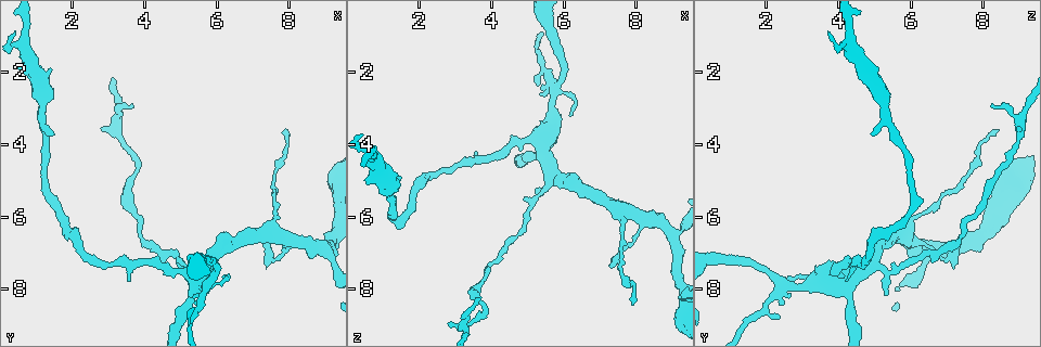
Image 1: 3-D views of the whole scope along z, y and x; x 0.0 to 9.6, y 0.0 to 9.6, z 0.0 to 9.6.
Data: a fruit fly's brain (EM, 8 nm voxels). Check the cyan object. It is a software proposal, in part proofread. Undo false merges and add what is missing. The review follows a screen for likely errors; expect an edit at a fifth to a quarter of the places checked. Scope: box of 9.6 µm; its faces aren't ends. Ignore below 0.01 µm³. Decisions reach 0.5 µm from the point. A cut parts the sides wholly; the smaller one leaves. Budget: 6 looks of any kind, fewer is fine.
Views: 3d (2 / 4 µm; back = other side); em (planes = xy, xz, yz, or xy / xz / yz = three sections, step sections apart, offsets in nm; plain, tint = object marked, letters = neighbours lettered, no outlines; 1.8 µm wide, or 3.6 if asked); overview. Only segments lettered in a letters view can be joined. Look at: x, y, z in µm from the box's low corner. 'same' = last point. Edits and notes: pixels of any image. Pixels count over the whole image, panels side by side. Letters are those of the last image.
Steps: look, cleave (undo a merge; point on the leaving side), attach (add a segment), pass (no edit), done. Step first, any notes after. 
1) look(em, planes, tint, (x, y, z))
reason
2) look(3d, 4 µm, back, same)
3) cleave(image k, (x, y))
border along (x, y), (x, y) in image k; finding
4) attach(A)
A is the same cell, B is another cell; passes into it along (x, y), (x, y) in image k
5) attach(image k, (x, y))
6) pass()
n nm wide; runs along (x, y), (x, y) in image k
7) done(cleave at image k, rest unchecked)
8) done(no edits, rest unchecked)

look(3d, 2 µm, (5.75, 7.85, 2.55))
arms part here

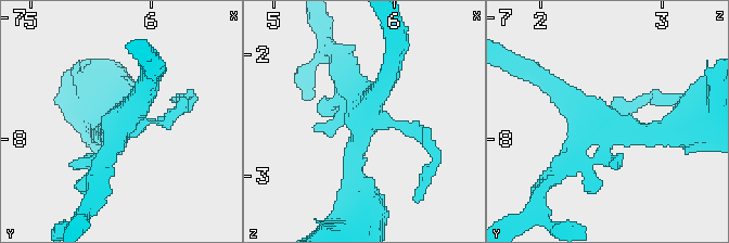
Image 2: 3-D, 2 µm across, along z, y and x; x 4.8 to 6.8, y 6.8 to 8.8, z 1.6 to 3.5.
look(em, xz, step 4, tint, (5.72, 7.90, 2.62))

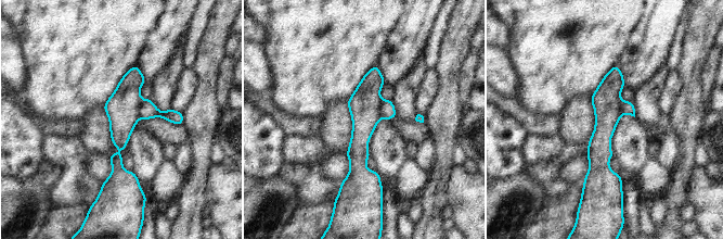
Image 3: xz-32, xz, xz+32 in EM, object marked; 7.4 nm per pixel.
look(em, planes, letters, same)

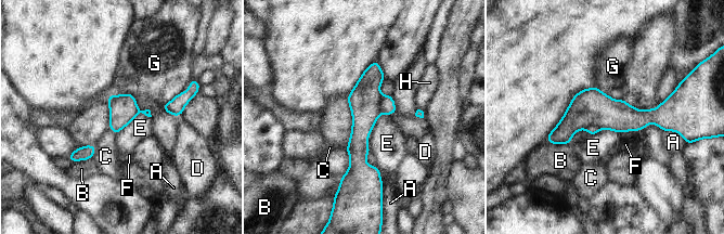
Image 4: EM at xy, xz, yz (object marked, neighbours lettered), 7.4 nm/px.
pass()
200 nm wide; A, B, C, D, E, F, G and H are other cells; runs along (672, 108), (577, 117), (550, 139) in image 4; all the same cell

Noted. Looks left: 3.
look(em, planes, tint, (5.75, 7.25, 4.90))
looks like a crossing

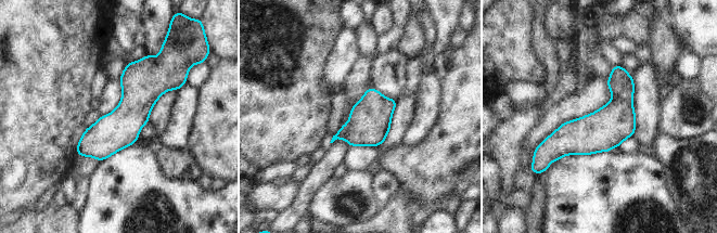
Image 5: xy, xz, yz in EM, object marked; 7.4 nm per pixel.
look(em, planes, letters, same)
see the neighbours

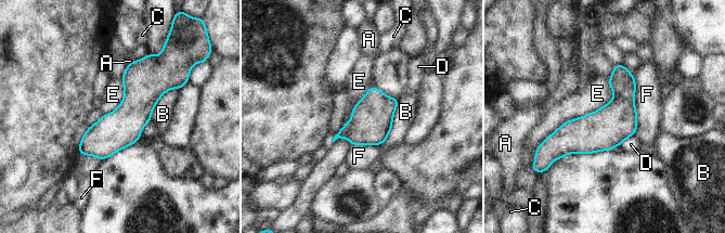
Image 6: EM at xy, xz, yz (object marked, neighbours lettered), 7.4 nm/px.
pass()
A, B, C, D, E and F are other cells; border along (608, 80), (608, 102), (538, 146) in image 6; one cell here

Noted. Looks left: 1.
done(no edits, rest unchecked)

